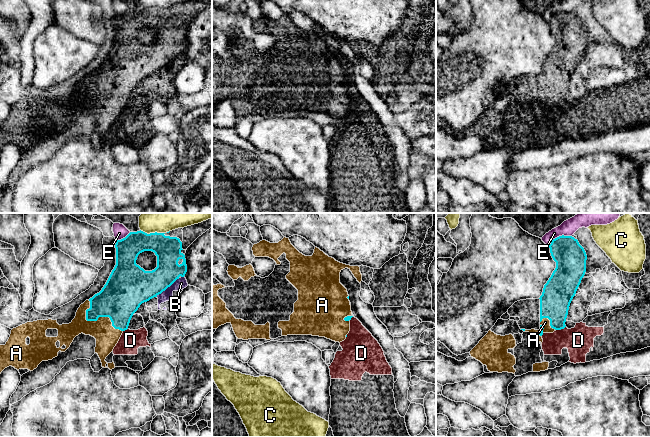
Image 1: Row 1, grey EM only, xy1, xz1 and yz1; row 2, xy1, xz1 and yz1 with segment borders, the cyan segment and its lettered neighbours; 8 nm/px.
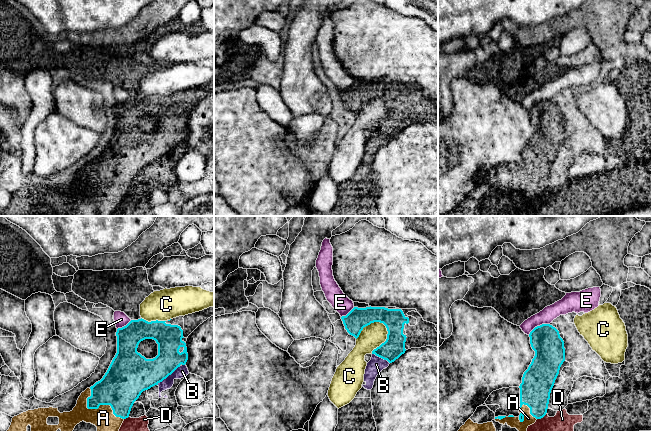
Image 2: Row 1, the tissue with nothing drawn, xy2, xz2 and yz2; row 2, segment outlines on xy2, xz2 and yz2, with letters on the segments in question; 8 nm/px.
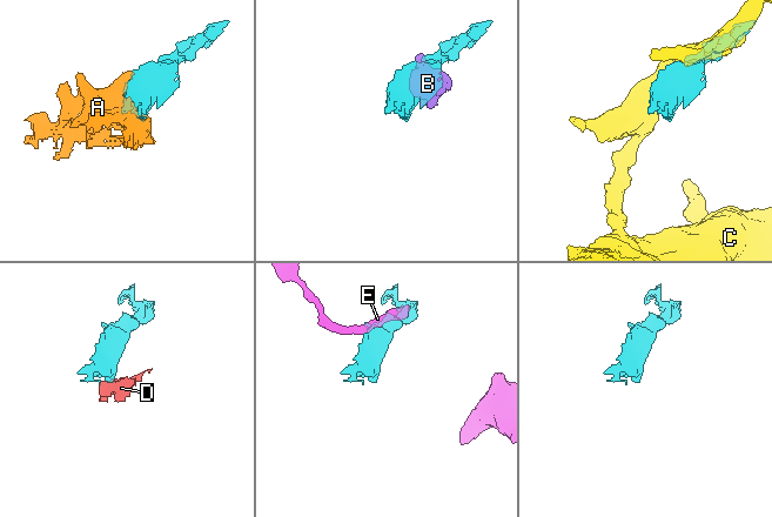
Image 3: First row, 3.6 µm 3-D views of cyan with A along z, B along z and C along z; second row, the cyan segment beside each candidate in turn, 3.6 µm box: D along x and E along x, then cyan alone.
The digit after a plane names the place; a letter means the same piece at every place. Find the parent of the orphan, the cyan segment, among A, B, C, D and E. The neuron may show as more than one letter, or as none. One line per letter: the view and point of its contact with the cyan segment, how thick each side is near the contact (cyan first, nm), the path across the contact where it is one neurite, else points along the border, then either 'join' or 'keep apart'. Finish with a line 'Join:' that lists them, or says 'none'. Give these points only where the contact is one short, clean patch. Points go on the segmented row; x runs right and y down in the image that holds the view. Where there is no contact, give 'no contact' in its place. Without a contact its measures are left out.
A: meets cyan in xy1 at (97, 319); 320 nm thick on the cyan side, 180 nm on the other; join
B: meets cyan in xy1 at (167, 287); 280 nm thick on the cyan side, 90 nm on the other; keep apart
C: meets cyan in xz2 at (387, 338); 180 nm thick on the cyan side, 190 nm on the other; keep apart
D: meets cyan in yz2 at (542, 417); 240 nm thick on the cyan side, 160 nm on the other; border along yz2 (546, 412), (537, 419); keep apart
E: meets cyan in yz1 at (559, 236); 260 nm thick on the cyan side, 130 nm on the other; border along yz1 (571, 235), (559, 235), (548, 245); keep apart
Join: A

